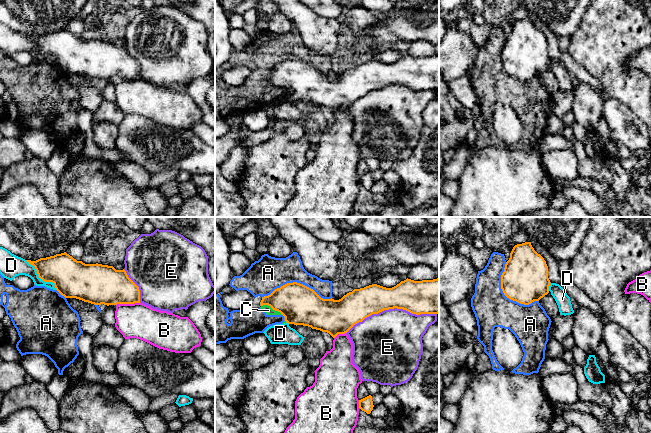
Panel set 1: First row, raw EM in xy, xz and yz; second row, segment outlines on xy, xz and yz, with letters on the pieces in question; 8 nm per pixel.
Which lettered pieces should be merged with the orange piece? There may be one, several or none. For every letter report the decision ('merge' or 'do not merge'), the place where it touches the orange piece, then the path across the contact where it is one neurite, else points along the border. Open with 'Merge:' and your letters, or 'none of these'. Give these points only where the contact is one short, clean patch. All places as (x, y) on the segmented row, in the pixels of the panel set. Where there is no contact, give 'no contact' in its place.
Merge: none of these
A: do not merge | xz (296, 282)
B: do not merge | xy (128, 303)
C: do not merge | xz (272, 308) | along xz (261, 305), (269, 305), (282, 314)
D: do not merge | xy (39, 277)
E: do not merge | xz (391, 308)

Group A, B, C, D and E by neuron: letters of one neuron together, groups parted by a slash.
A C / B / D / E

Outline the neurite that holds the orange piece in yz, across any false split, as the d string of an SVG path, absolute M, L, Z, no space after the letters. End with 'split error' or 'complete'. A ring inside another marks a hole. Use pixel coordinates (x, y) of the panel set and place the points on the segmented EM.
M531 242L513 247L501 275L501 289L510 300L529 305L549 293L548 266Z; complete

